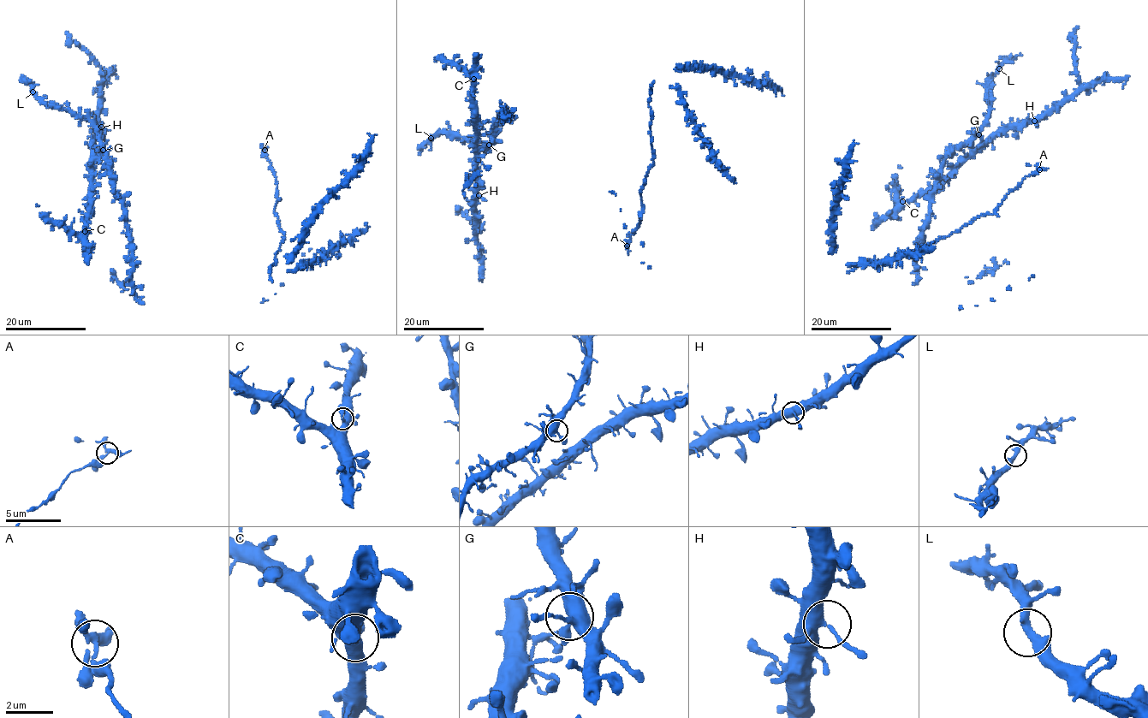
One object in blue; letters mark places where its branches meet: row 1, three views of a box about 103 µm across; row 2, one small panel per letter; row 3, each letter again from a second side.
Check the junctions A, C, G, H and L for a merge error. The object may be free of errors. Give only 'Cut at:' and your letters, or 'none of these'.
Cut at: none of these

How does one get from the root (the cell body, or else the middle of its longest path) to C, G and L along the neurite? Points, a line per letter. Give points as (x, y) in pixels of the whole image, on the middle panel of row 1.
C: (507, 110), (510, 113), (498, 122), (490, 144), (485, 148), (478, 146), (472, 124), (473, 79)
G: (507, 110), (510, 113), (498, 122), (495, 137), (489, 145)
L: (507, 110), (509, 116), (505, 115), (498, 122), (495, 138), (484, 149), (459, 135), (437, 132), (431, 138)

